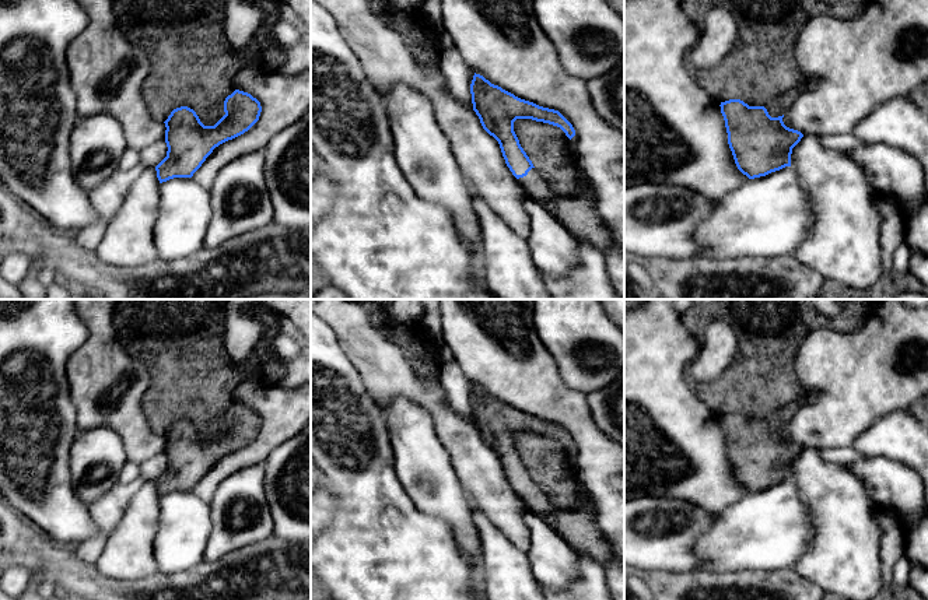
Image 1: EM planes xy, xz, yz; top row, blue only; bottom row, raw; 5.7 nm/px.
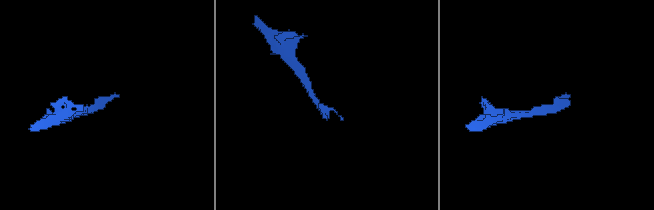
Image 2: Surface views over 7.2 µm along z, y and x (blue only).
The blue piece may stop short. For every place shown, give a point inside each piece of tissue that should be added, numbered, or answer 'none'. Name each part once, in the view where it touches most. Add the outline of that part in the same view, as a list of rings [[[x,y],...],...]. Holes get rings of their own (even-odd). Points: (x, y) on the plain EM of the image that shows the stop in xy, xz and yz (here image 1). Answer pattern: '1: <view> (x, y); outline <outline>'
1: xz (577, 526); outline [[[532,481],[518,495],[523,505],[543,519],[572,550],[603,566],[613,561],[610,545],[600,534],[588,508],[560,509],[549,499],[536,481]]]
2: yz (780, 418); outline [[[794,401],[768,415],[764,421],[771,431],[782,429],[795,415],[799,403]]]

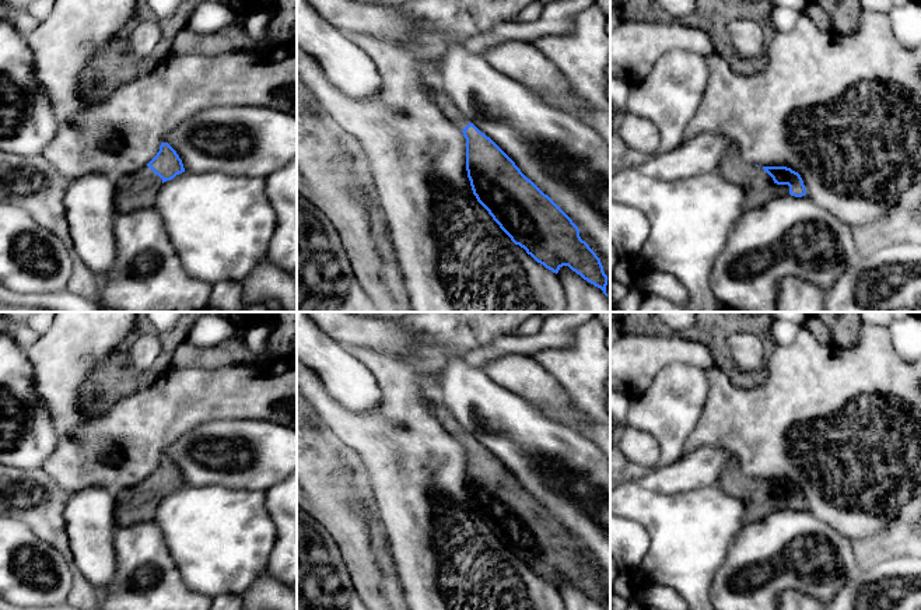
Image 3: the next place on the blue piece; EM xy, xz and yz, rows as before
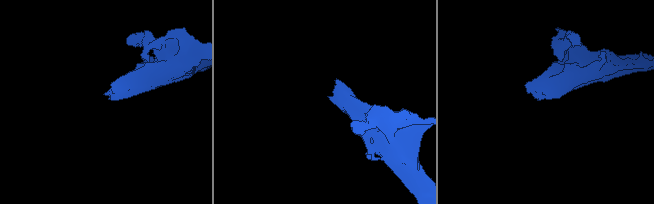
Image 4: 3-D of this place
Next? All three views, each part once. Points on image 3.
1: yz (759, 500); outline [[[735,460],[724,469],[717,484],[725,494],[736,497],[745,504],[746,525],[777,511],[791,509],[788,498],[777,498],[763,480],[745,476]]]

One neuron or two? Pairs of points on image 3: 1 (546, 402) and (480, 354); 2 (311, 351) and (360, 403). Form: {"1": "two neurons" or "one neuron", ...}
{"1": "two neurons", "2": "one neuron"}

